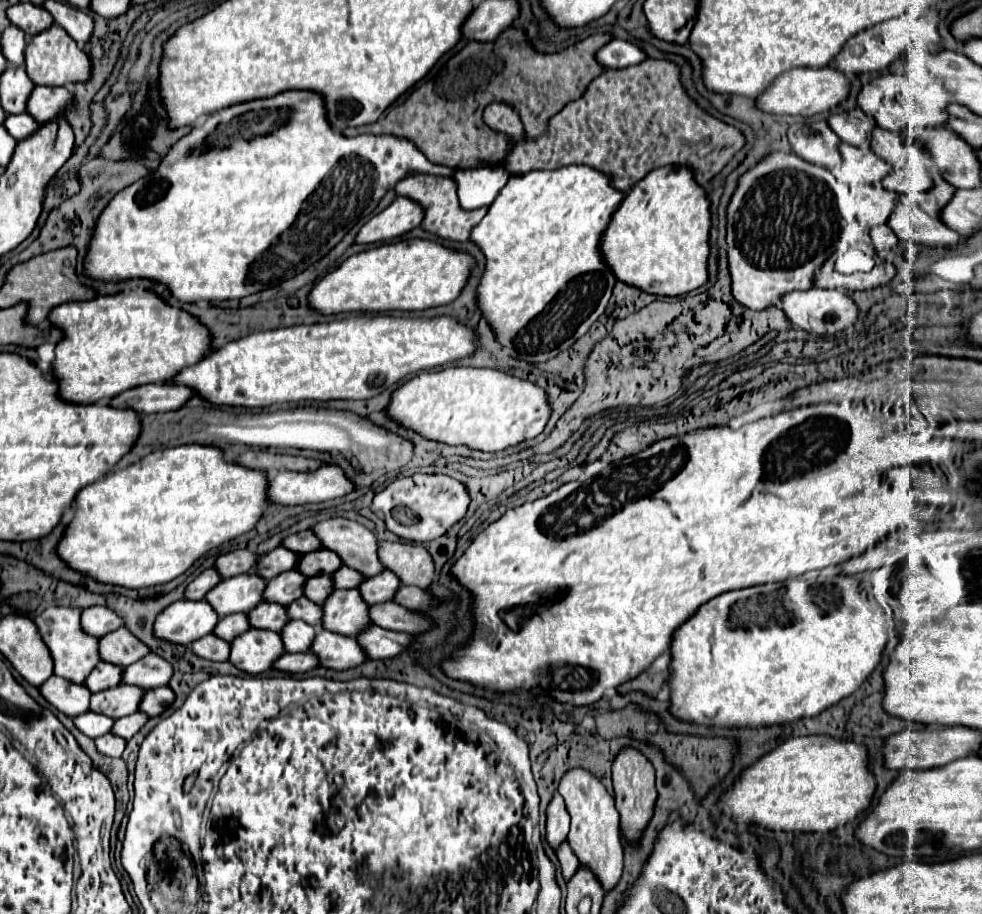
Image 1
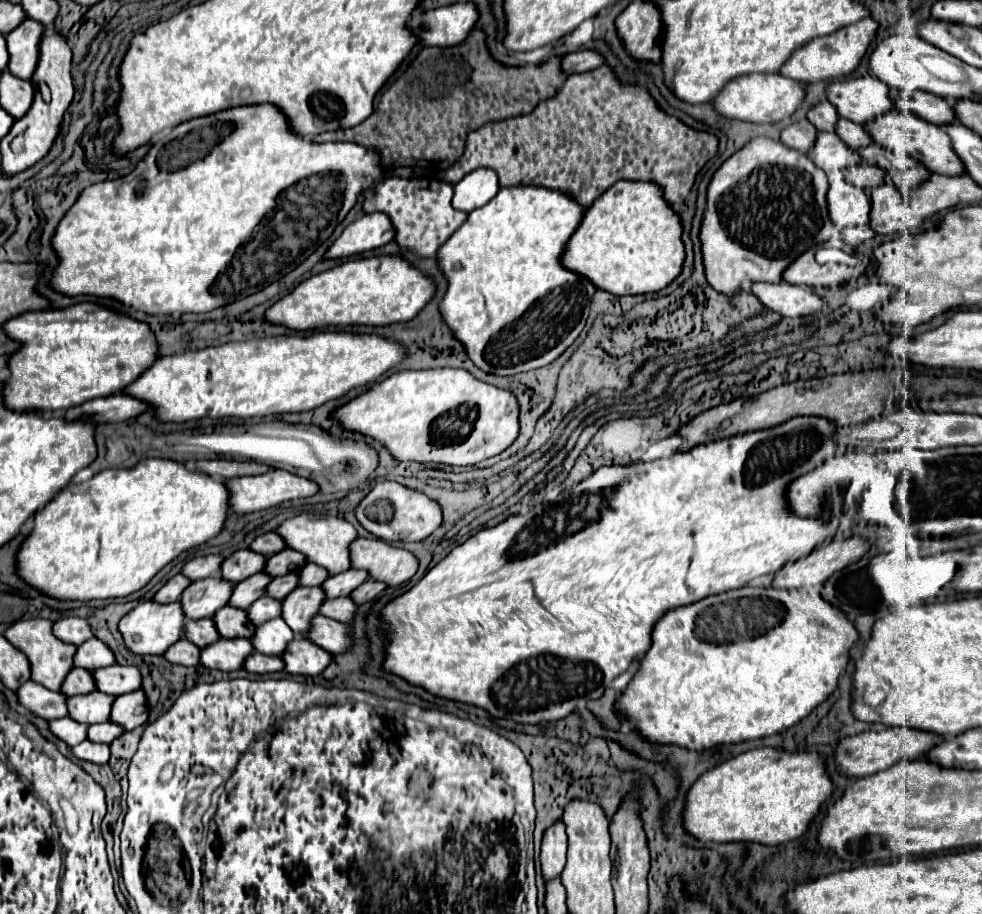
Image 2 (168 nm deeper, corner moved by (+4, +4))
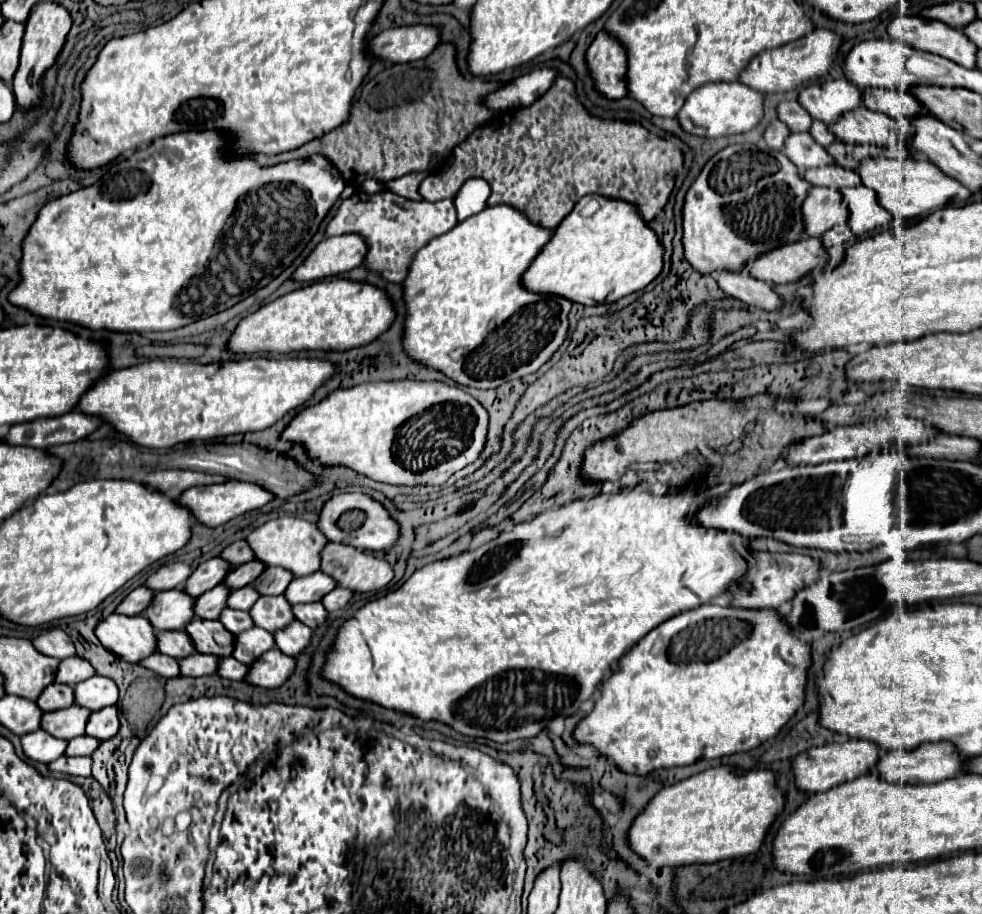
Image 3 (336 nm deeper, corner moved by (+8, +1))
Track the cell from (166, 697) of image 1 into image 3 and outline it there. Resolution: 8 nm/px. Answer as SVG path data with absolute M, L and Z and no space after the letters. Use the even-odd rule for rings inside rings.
M112 705L112 707L104 707L96 713L92 713L88 717L88 725L86 725L86 735L90 737L96 737L100 741L104 739L110 739L116 735L118 731L118 709Z

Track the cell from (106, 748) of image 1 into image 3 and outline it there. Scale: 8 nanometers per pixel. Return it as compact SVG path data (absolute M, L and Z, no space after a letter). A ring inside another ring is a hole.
M60 757L54 763L48 765L50 771L58 771L58 773L66 773L66 775L80 775L80 777L88 777L90 769L92 769L92 759L90 757Z

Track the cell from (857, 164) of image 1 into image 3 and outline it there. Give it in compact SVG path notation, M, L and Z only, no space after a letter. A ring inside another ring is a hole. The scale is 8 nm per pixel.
M790 133L784 141L782 153L798 167L798 169L810 169L810 167L822 167L830 165L832 157L828 157L826 149L812 141L810 133Z

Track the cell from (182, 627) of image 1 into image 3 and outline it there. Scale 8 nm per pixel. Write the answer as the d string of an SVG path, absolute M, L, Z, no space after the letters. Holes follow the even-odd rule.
M112 613L100 621L96 627L96 637L110 653L128 663L138 663L156 651L152 625L142 615L128 617Z

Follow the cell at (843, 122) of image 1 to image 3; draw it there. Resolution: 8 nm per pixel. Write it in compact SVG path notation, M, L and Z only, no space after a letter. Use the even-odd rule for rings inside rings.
M782 101L776 107L778 119L782 123L786 123L786 127L790 131L808 131L812 117L802 109L802 105L798 101Z

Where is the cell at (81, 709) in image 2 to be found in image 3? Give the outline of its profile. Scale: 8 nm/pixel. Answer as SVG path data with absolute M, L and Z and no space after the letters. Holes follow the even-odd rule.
M72 705L72 707L66 707L66 709L44 713L44 717L40 719L40 727L56 739L70 741L72 737L84 735L88 715L90 715L88 709Z

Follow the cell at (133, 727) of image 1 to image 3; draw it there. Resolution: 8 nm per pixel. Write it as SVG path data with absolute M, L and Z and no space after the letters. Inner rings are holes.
M80 735L80 737L74 737L72 741L68 741L68 747L64 751L66 757L86 757L86 755L92 755L92 751L100 745L98 739L94 737L88 737L88 735Z

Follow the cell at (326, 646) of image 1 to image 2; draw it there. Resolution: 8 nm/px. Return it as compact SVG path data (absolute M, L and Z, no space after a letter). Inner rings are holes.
M306 636L294 638L288 648L284 650L284 662L286 672L290 674L306 674L306 676L318 676L326 670L326 666L332 662L332 654L326 650L320 650L312 640Z

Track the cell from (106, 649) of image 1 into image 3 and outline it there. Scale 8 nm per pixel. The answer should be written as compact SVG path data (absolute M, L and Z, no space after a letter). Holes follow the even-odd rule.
M68 657L58 665L56 671L56 681L54 683L64 683L64 685L76 685L80 681L86 681L88 677L94 675L94 669L88 661L80 657Z

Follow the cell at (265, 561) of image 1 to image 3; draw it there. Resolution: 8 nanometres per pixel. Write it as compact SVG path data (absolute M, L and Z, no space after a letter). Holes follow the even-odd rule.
M214 557L214 559L208 559L204 563L200 563L194 571L192 571L192 577L188 577L186 585L184 585L184 591L190 595L190 597L198 597L202 595L204 591L216 587L224 577L226 573L230 571L232 567L220 559L220 557Z

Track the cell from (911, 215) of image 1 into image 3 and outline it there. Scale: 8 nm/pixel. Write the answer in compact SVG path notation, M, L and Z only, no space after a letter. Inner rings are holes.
M864 185L842 189L844 205L850 213L848 225L854 235L864 235L892 221L892 215L876 203L876 193Z

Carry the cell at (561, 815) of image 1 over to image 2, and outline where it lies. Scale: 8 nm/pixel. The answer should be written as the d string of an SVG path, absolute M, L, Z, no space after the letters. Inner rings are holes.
M556 822L552 824L546 832L544 832L544 842L540 848L540 862L542 862L542 874L546 880L558 876L564 870L566 864L566 830L564 830L564 822Z

